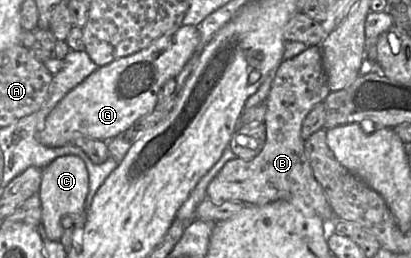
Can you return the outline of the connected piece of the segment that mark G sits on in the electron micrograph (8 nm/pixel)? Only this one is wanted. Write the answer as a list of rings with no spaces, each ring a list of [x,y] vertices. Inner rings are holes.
[[[182,25],[174,31],[158,37],[146,48],[98,67],[70,90],[50,111],[42,129],[36,135],[37,140],[47,147],[61,147],[71,144],[80,137],[109,141],[121,136],[136,120],[155,109],[161,88],[168,79],[174,78],[180,73],[195,52],[199,41],[200,34],[196,26]]]

